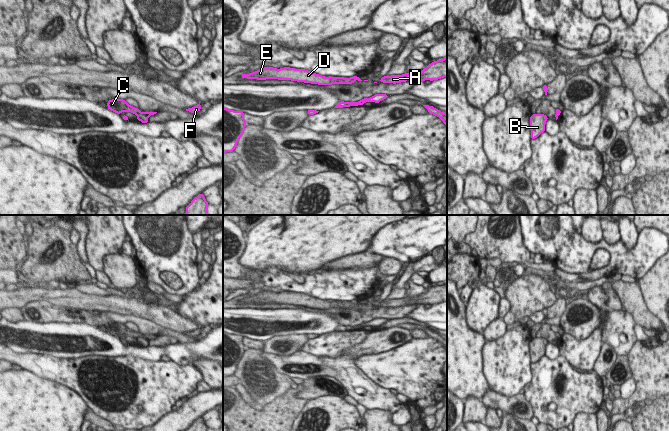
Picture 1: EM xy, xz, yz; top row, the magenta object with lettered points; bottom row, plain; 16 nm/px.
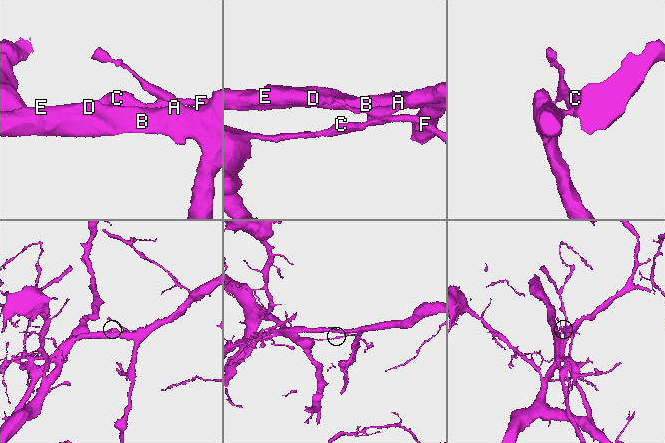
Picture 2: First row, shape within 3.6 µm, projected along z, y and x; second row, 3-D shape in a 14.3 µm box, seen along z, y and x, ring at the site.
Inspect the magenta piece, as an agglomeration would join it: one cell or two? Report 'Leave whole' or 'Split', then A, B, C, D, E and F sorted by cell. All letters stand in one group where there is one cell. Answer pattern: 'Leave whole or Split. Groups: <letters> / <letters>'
Split. Groups: A B D E / C F.

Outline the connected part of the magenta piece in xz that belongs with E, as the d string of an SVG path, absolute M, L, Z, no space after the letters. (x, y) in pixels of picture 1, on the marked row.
M263 67L259 70L249 73L241 74L241 78L247 79L278 79L278 80L291 80L297 82L318 84L318 85L332 85L332 84L353 84L355 80L362 81L360 77L354 76L350 78L344 77L324 77L322 75L313 73L305 69L295 69L284 67L281 69L273 67Z

